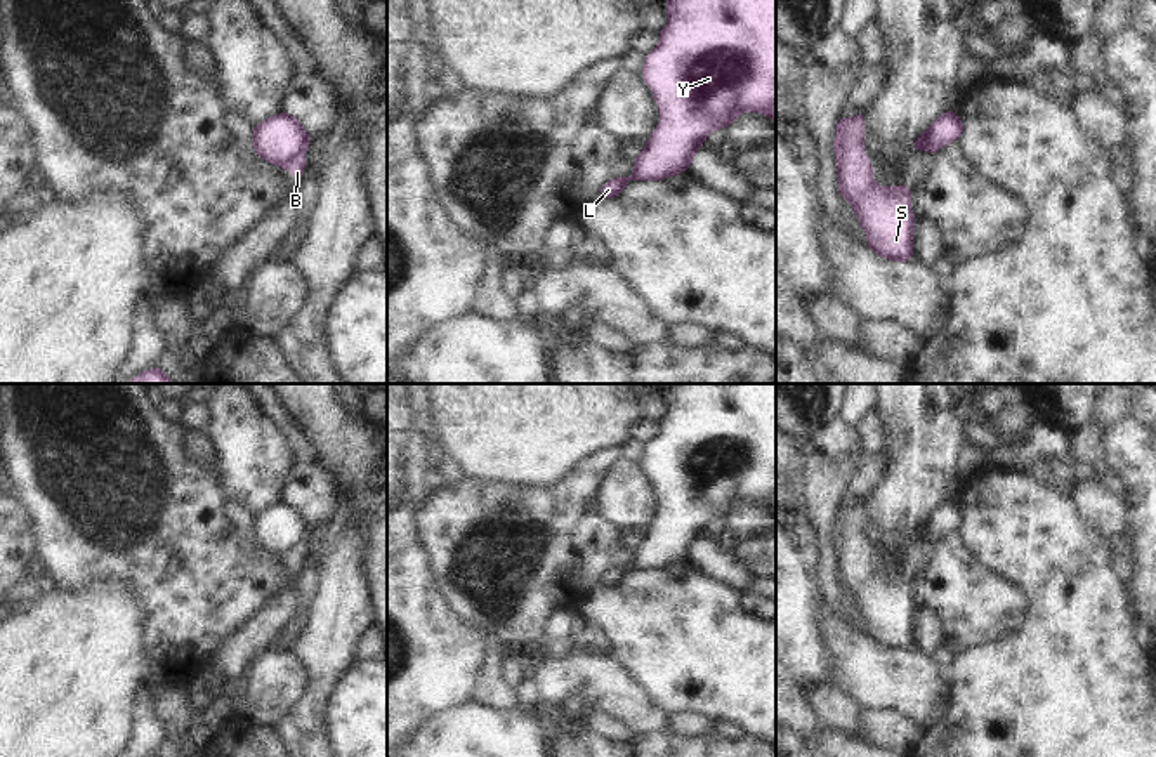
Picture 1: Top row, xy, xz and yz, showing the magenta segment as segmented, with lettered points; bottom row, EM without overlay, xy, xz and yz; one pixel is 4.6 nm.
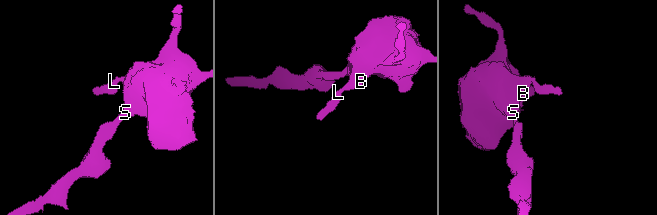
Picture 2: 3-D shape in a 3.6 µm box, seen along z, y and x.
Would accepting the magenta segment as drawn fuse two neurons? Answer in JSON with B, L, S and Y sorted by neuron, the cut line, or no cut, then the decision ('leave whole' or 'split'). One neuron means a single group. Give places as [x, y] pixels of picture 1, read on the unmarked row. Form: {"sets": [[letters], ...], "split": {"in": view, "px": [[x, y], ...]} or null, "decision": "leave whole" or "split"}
{"sets": [["B", "L", "S", "Y"]], "split": null, "decision": "leave whole"}

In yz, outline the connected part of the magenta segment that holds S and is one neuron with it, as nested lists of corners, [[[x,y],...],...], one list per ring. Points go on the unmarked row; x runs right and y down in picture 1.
[[[864,504],[842,507],[837,512],[833,540],[838,557],[838,578],[856,601],[868,623],[868,635],[883,648],[908,651],[913,648],[911,578],[880,576],[863,538]]]

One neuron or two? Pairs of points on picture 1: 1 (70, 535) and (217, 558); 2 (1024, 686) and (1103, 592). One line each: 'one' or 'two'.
1: one
2: one

